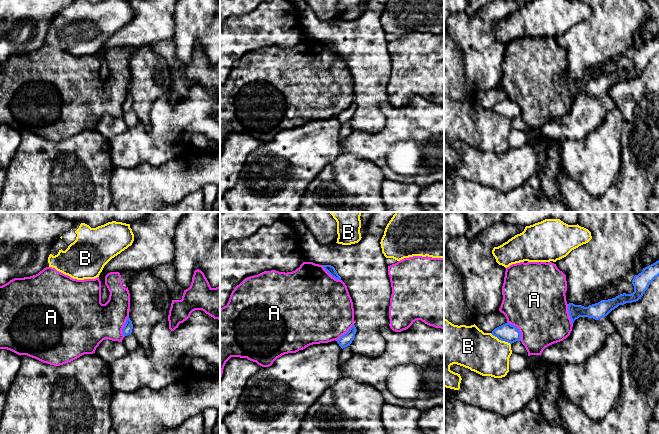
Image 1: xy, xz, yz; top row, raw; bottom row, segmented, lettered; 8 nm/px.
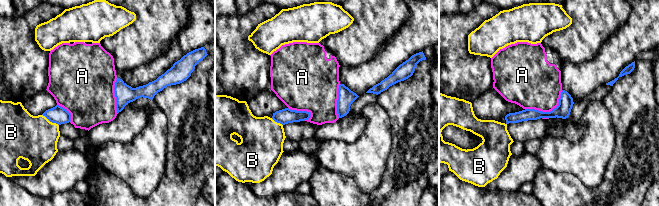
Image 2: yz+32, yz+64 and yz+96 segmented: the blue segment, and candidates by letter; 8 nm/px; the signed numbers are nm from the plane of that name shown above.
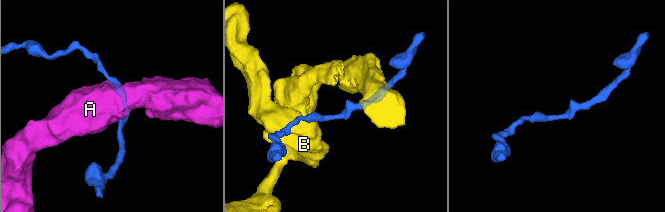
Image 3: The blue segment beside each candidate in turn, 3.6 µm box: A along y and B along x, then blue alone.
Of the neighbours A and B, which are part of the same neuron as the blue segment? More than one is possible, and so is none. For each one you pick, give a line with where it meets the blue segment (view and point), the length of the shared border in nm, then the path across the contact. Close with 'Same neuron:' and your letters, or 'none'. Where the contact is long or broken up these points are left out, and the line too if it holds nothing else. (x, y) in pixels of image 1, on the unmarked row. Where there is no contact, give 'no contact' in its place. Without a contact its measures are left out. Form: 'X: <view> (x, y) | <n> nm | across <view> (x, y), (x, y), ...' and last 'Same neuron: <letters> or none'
Same neuron: none

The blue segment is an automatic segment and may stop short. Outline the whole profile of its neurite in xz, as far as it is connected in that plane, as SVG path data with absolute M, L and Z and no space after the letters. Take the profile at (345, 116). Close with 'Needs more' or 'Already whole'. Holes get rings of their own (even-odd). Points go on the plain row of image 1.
M353 101L346 110L342 111L337 116L337 119L339 120L339 122L342 125L347 123L347 122L350 122L350 120L352 119L352 117L355 114L356 108L357 108L357 105L356 105L355 101Z. Already whole

